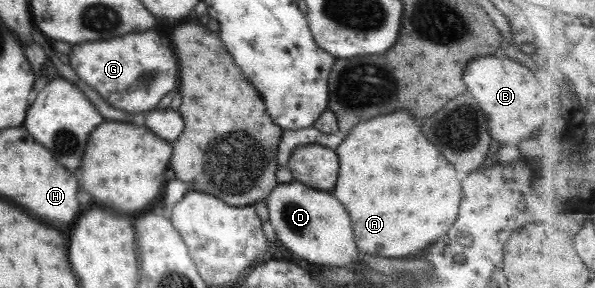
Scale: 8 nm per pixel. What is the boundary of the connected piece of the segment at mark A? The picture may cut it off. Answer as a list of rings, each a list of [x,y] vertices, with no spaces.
[[[396,111],[358,123],[343,136],[335,152],[339,168],[331,193],[350,215],[354,243],[360,255],[406,257],[441,239],[454,224],[461,200],[460,175],[440,151],[424,139],[410,113]]]

